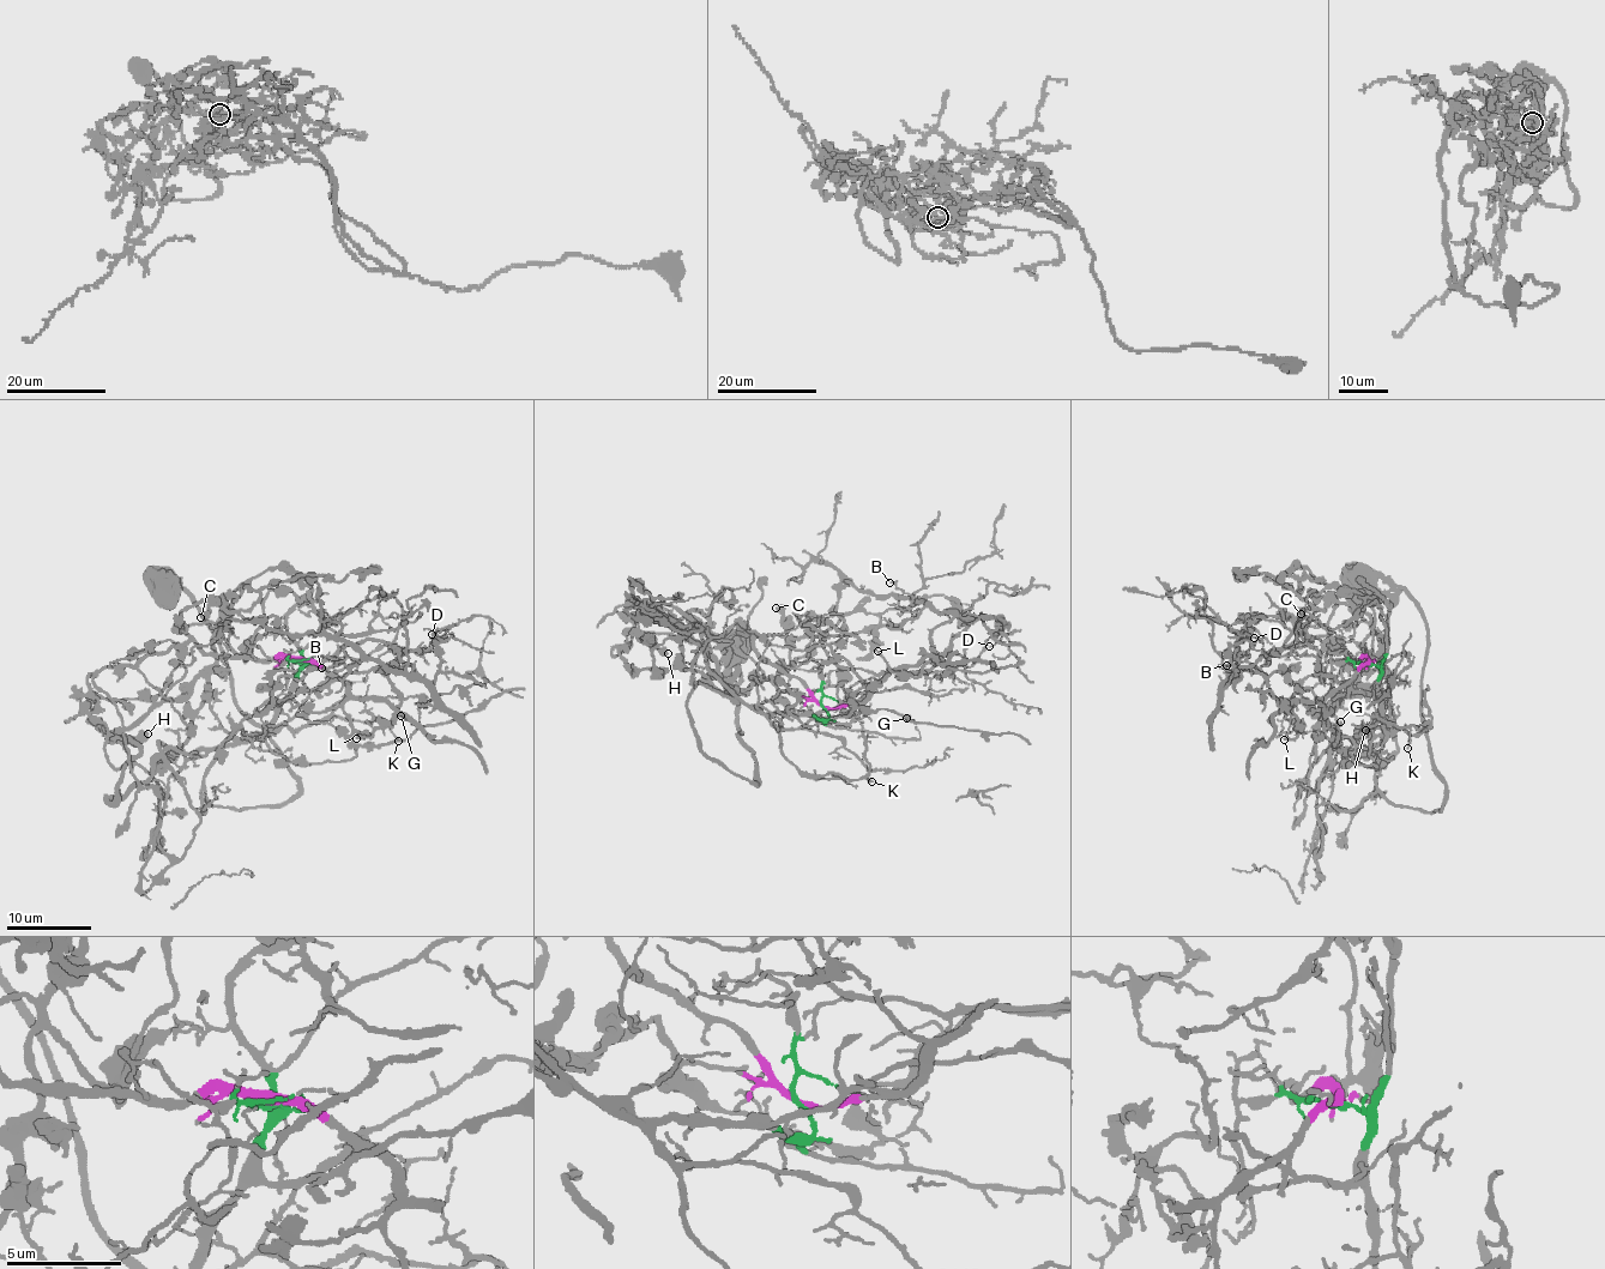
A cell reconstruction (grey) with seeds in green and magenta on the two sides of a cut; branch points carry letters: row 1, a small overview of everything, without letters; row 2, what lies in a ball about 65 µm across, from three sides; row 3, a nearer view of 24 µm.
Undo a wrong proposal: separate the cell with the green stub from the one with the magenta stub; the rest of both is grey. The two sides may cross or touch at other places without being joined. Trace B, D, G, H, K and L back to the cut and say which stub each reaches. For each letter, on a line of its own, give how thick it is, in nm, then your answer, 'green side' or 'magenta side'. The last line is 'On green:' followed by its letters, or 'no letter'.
B: calibre 110 nm; magenta side
D: calibre 110 nm; magenta side
G: calibre 200 nm; magenta side
H: calibre 650 nm; green side
K: calibre 110 nm; green side
L: calibre 190 nm; magenta side
On green: H, K

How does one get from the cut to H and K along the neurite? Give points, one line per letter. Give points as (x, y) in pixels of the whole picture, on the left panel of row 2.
H: (299, 662), (264, 729), (169, 748), (110, 802), (128, 759), (114, 767), (106, 743), (148, 735)
K: (299, 662), (303, 666), (297, 687), (271, 729), (296, 730), (329, 717), (381, 718), (398, 741)

